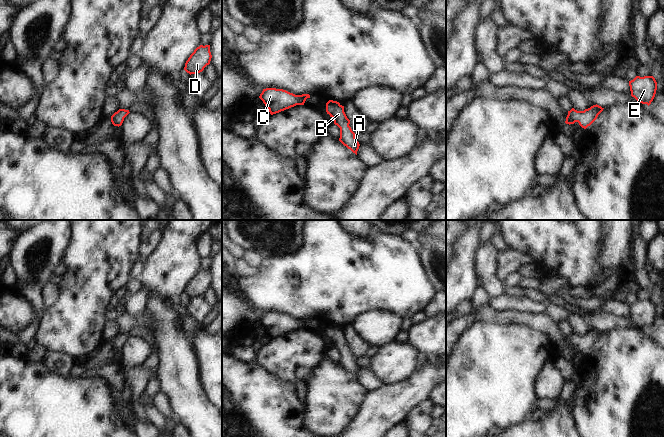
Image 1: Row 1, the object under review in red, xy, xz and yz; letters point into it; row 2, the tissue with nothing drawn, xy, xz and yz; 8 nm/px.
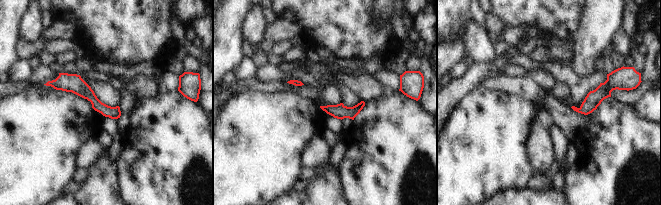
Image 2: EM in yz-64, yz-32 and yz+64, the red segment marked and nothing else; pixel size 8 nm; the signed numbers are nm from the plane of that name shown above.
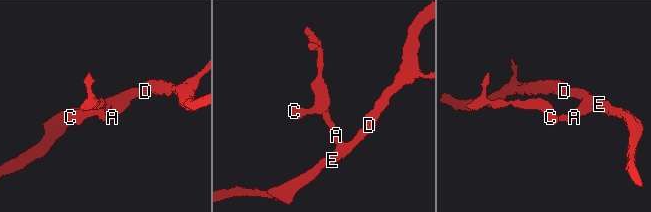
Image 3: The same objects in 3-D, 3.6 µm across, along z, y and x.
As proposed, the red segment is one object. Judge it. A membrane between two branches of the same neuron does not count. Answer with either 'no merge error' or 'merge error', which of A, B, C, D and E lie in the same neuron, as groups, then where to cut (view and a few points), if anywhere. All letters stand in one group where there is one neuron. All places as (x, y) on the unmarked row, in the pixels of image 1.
no merge error; groups A B C D E; cut none

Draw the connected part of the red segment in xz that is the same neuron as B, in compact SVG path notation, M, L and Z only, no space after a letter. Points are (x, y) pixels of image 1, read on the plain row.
M329 324L326 327L326 336L333 342L334 348L340 352L339 365L357 379L360 368L349 350L350 344L344 336L344 330L337 325Z

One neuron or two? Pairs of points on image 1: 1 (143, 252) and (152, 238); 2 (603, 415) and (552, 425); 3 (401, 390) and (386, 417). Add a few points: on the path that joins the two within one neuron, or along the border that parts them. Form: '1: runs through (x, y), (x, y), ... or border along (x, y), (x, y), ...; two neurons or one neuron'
1: runs through (145, 249), (149, 241); one neuron
2: border along (572, 411), (576, 426); two neurons
3: runs through (398, 397), (386, 410); one neuron

